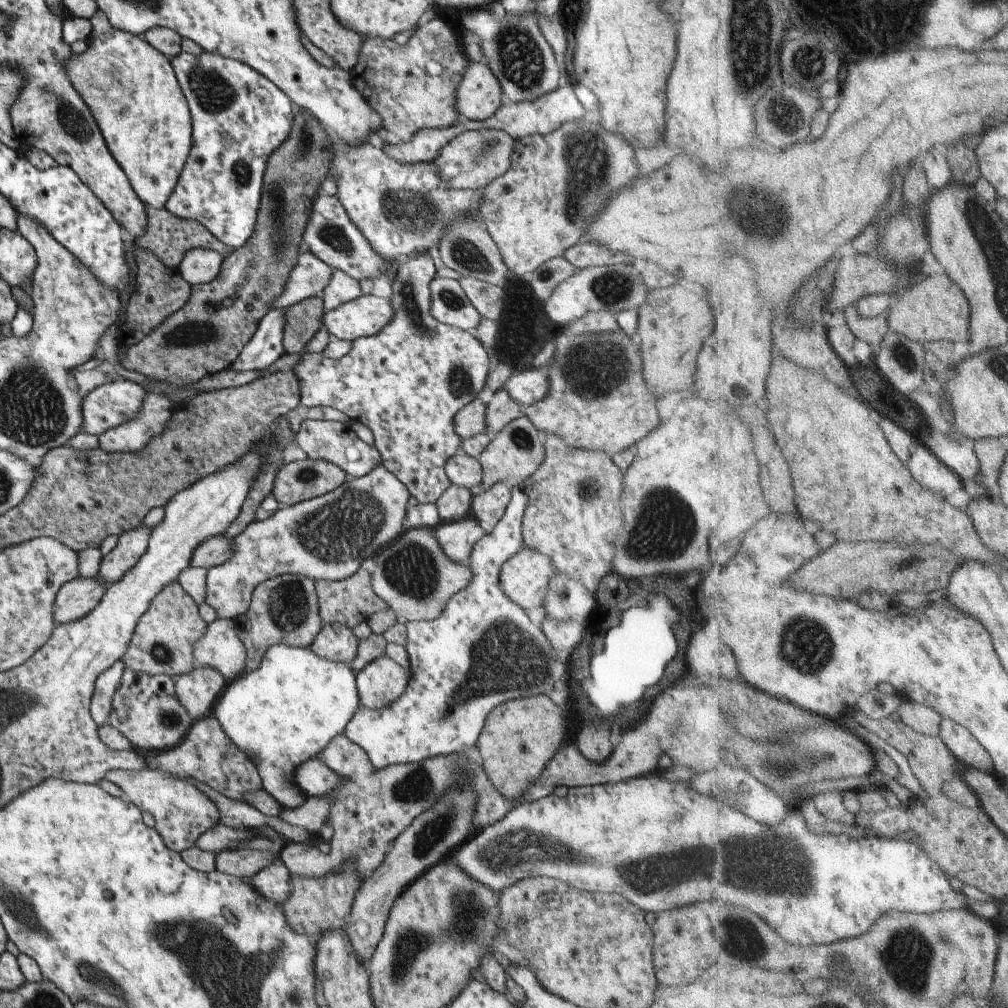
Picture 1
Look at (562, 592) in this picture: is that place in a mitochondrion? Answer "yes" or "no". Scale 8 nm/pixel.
yes

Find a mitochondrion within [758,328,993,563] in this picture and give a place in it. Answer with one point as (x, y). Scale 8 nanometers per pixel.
(902, 353)

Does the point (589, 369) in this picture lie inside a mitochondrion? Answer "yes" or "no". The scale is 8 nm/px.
yes

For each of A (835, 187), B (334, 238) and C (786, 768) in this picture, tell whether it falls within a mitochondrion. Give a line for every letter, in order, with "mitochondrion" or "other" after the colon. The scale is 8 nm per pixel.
A: other
B: mitochondrion
C: mitochondrion

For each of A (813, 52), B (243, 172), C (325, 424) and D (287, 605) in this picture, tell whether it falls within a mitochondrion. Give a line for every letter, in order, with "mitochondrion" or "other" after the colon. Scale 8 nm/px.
A: mitochondrion
B: mitochondrion
C: other
D: mitochondrion

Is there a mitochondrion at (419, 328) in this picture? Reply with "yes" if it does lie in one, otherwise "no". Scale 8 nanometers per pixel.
yes

